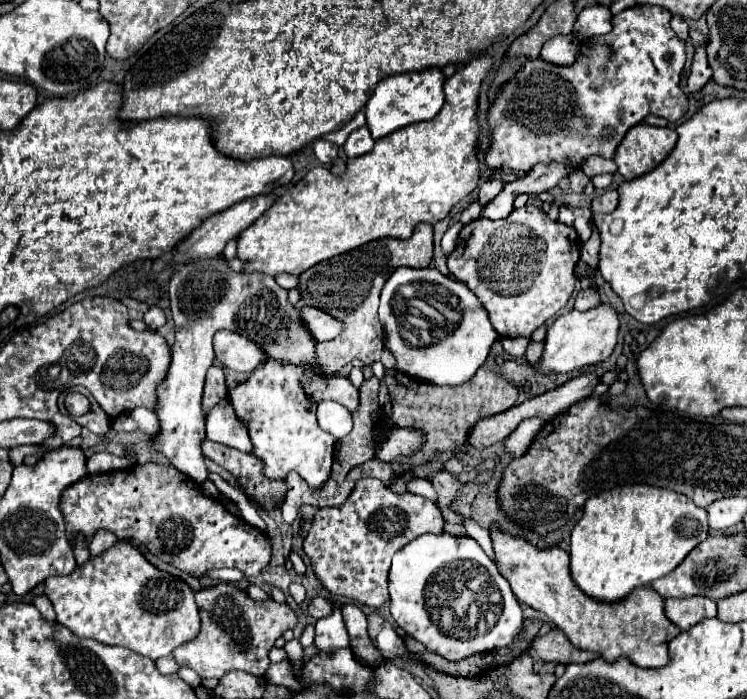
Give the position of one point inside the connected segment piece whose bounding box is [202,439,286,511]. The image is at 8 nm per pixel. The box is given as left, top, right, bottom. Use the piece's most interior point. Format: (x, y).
(246, 467)

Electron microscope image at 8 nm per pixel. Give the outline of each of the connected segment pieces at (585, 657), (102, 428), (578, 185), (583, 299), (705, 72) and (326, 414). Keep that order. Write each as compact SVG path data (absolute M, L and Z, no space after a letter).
M552 629L548 635L544 635L540 639L536 637L532 641L532 647L536 649L536 653L542 661L554 661L554 663L562 663L562 665L588 663L588 661L600 657L600 653L582 651L582 649L574 647L560 629Z
M90 399L90 411L86 413L86 415L82 415L82 417L72 417L78 425L82 425L82 427L88 427L92 433L96 433L96 435L104 435L106 431L108 431L108 415L102 411L102 407L94 401L94 399Z
M578 169L569 175L571 189L576 193L584 191L586 185L590 181L582 170Z
M588 287L588 289L584 289L584 291L580 291L580 293L578 293L574 307L576 307L576 309L584 309L584 311L586 311L586 309L596 307L598 303L600 303L598 289L596 289L596 287Z
M698 47L696 53L694 53L694 63L692 63L692 69L690 69L690 77L688 77L688 91L690 93L696 93L700 91L708 79L712 77L712 69L706 61L706 47Z
M324 401L318 407L318 425L336 439L342 439L352 431L352 415L344 405L334 401Z

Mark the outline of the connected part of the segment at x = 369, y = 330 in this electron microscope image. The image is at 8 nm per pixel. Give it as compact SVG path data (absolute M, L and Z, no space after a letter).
M420 223L416 225L410 239L390 239L390 237L376 239L358 249L342 253L334 259L318 263L316 267L300 275L298 289L302 291L302 301L306 305L328 311L332 317L342 319L346 325L336 339L316 345L320 367L324 367L330 373L338 373L344 365L348 365L354 359L360 359L362 365L380 361L384 349L384 329L382 323L378 321L380 291L388 281L388 277L394 273L394 269L402 265L428 267L430 261L432 261L432 225Z

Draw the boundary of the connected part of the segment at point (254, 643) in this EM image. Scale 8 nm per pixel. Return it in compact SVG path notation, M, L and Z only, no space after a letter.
M230 583L200 589L196 593L196 603L202 617L200 635L192 643L178 647L174 659L180 667L194 669L202 679L222 679L230 671L246 671L264 681L270 667L268 653L274 647L274 641L298 623L298 617L288 603L276 603L274 599L256 601Z

